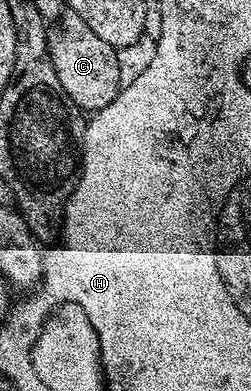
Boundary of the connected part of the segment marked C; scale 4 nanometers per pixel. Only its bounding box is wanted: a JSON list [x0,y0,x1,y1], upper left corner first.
[49,17,123,112]

